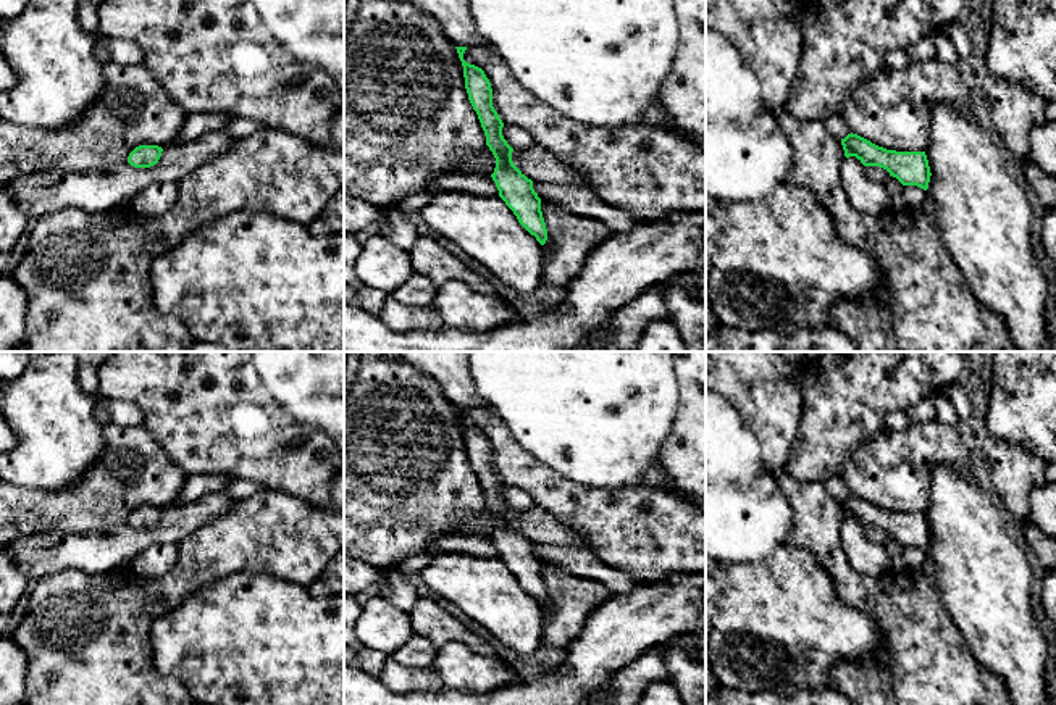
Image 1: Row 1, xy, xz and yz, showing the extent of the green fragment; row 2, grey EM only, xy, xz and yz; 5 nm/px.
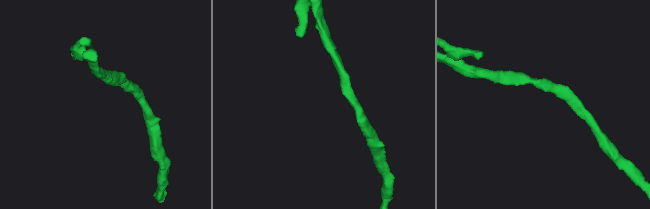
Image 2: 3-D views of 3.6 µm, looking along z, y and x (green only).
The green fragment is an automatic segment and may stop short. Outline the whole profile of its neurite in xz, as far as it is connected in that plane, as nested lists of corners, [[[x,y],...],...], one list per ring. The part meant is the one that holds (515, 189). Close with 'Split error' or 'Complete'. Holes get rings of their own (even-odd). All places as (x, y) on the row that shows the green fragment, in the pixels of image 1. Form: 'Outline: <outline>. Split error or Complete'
Outline: [[[455,47],[463,66],[465,89],[473,110],[478,115],[486,136],[486,145],[496,158],[496,168],[491,174],[499,197],[513,211],[518,223],[544,245],[547,229],[541,211],[541,198],[528,179],[512,161],[513,148],[502,136],[504,123],[492,106],[492,89],[484,71],[463,60],[467,47]]]. Complete

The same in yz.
Outline: [[[853,132],[841,139],[841,145],[846,158],[856,156],[864,166],[880,166],[903,186],[928,189],[932,173],[925,152],[886,150]]]. Complete

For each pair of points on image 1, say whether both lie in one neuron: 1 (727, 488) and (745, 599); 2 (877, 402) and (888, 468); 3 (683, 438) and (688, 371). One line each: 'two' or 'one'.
1: two
2: two
3: one

